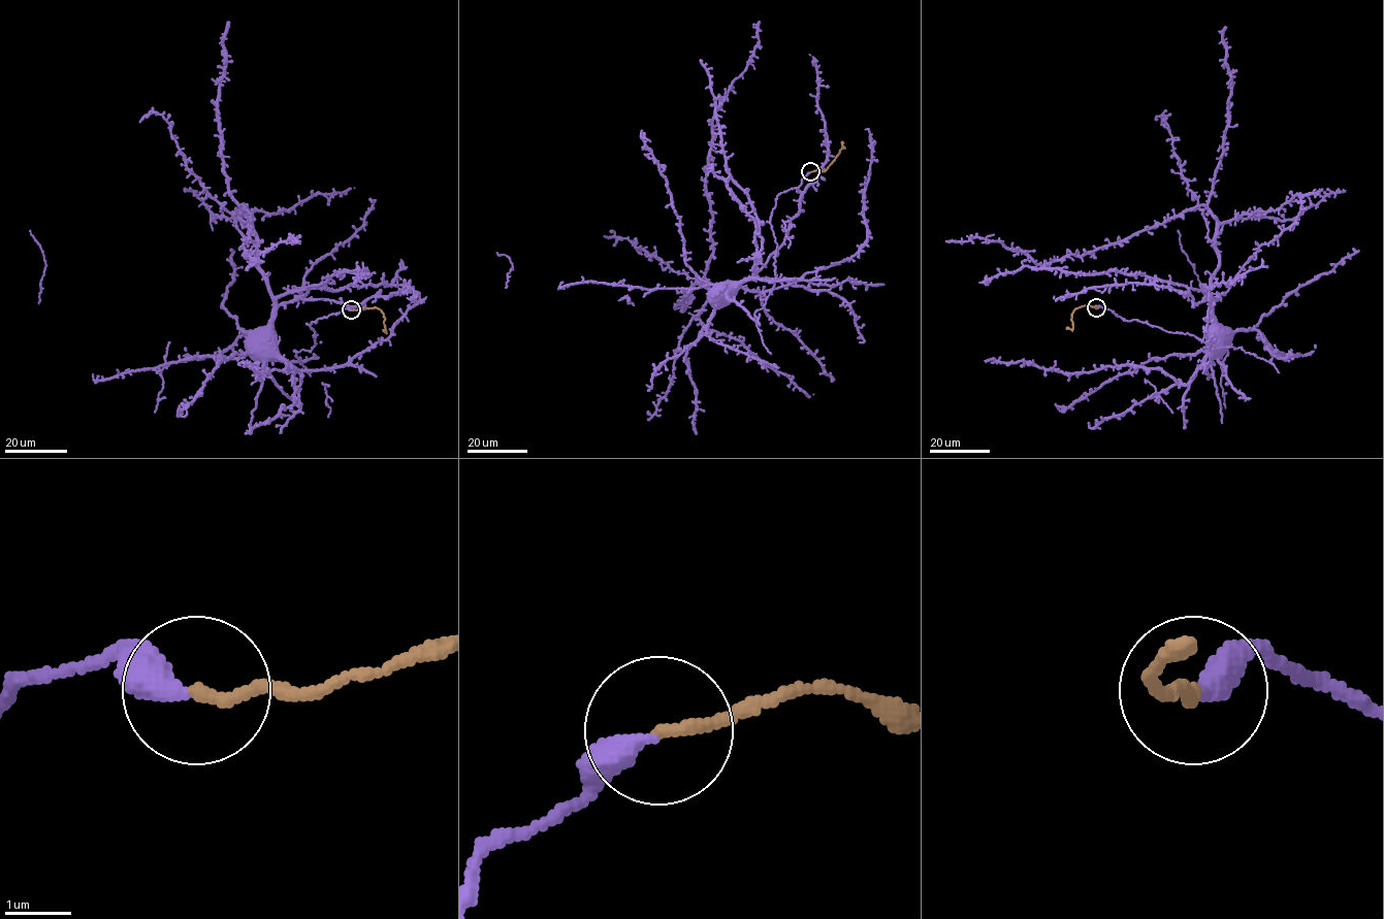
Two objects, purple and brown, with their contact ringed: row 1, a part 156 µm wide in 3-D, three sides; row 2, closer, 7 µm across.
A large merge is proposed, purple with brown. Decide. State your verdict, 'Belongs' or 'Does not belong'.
Belongs

